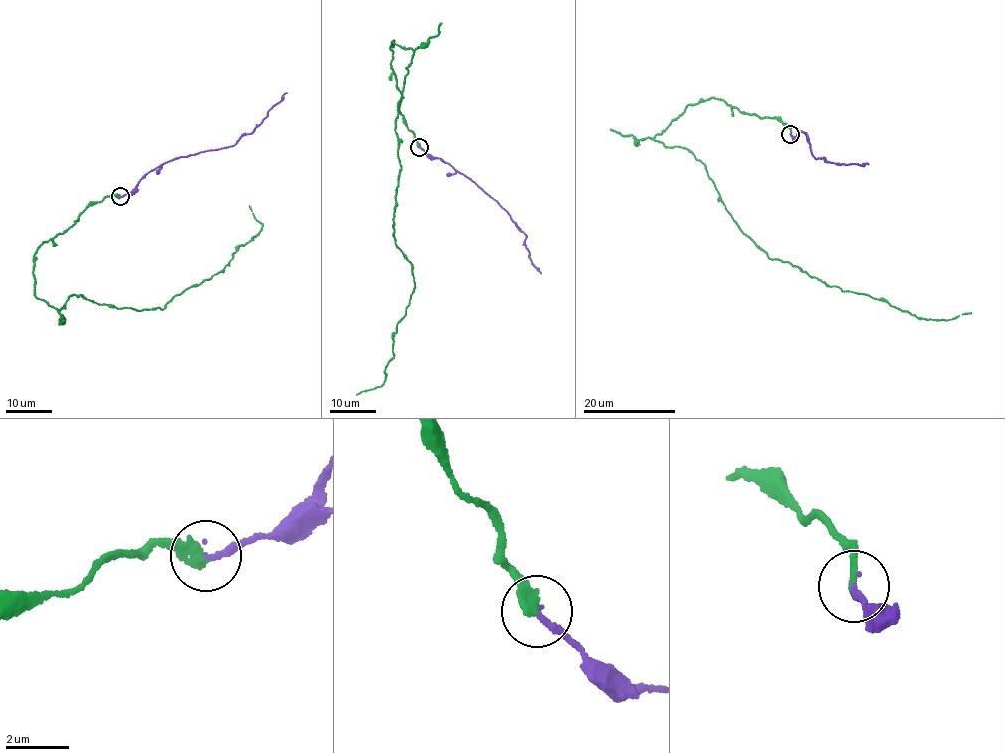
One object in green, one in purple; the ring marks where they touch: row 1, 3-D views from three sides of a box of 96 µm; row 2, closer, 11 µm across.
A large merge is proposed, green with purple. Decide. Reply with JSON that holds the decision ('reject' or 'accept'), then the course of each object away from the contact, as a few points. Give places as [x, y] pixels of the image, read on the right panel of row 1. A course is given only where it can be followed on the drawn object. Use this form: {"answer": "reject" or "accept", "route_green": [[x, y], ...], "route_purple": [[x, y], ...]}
{"answer": "accept", "route_green": [[790, 133], [778, 119], [712, 97], [654, 137], [701, 161], [727, 211], [769, 257], [928, 320], [971, 313]], "route_purple": [[790, 134], [796, 137], [800, 132], [806, 134], [817, 159], [837, 164], [868, 163]]}

